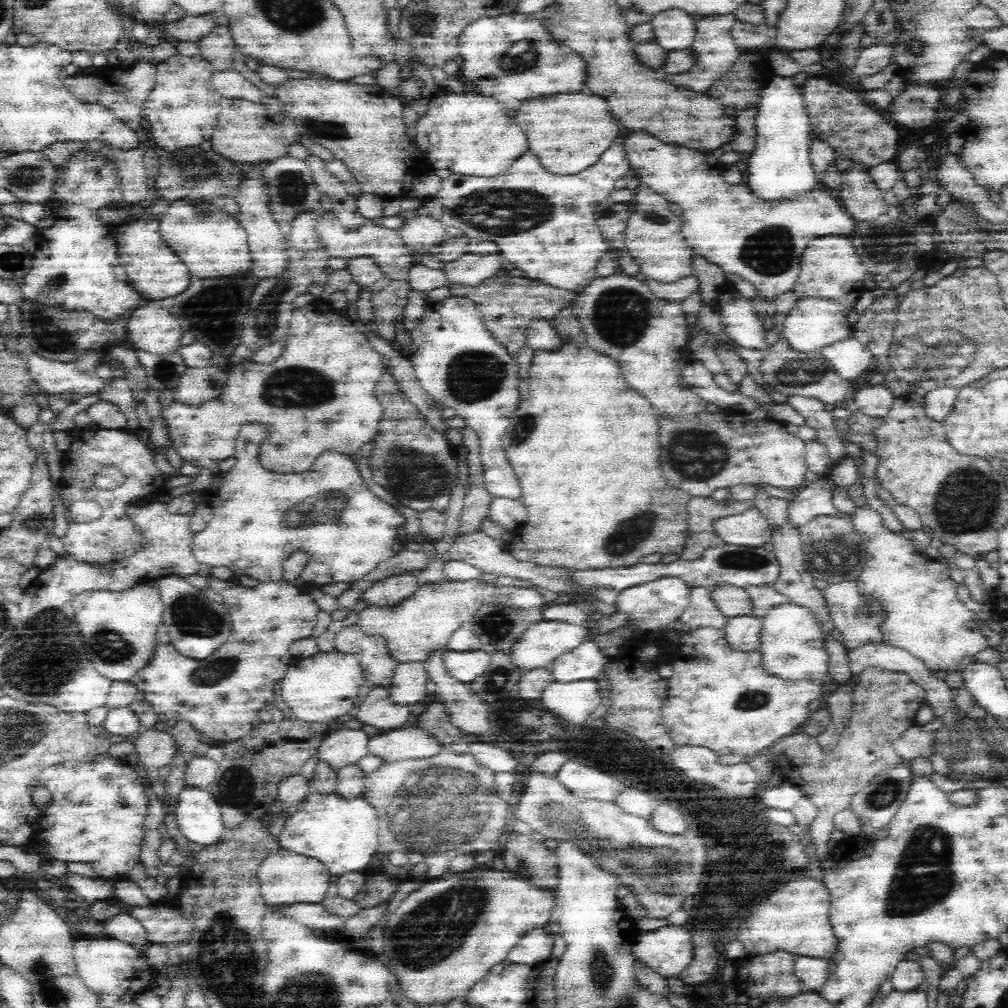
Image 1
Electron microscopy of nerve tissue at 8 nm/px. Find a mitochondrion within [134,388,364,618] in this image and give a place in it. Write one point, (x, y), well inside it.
(300, 521)

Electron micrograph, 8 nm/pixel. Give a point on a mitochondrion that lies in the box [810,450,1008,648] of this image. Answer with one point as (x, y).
(952, 508)

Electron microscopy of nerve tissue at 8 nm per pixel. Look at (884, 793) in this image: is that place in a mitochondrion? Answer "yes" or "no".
yes

